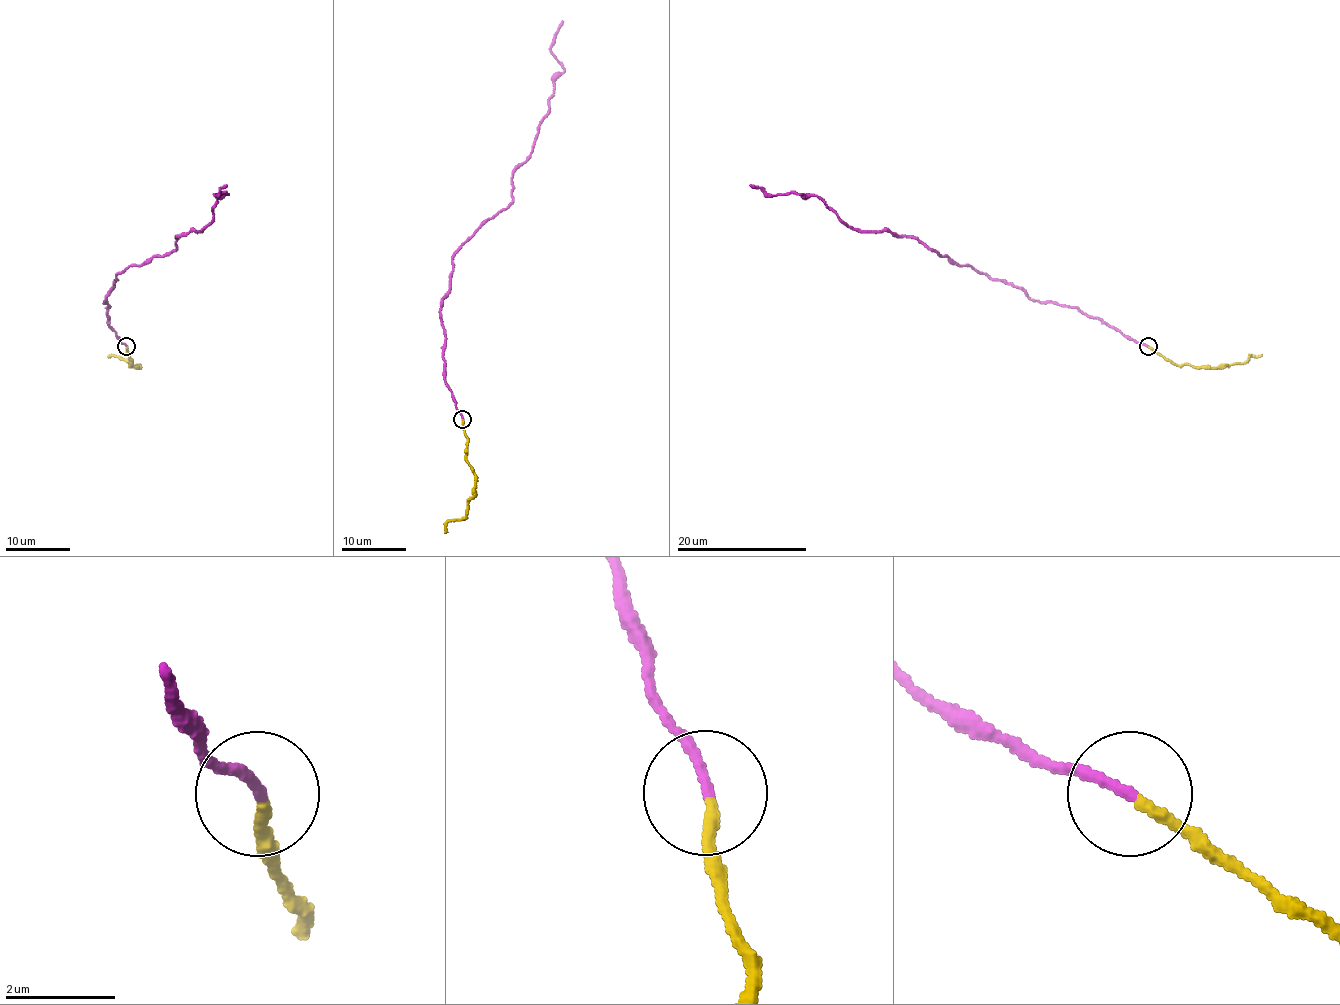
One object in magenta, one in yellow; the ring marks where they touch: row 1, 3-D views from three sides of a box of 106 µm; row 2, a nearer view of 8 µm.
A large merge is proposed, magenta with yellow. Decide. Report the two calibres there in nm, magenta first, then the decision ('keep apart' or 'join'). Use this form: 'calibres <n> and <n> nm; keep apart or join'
calibres 170 and 200 nm; keep apart

